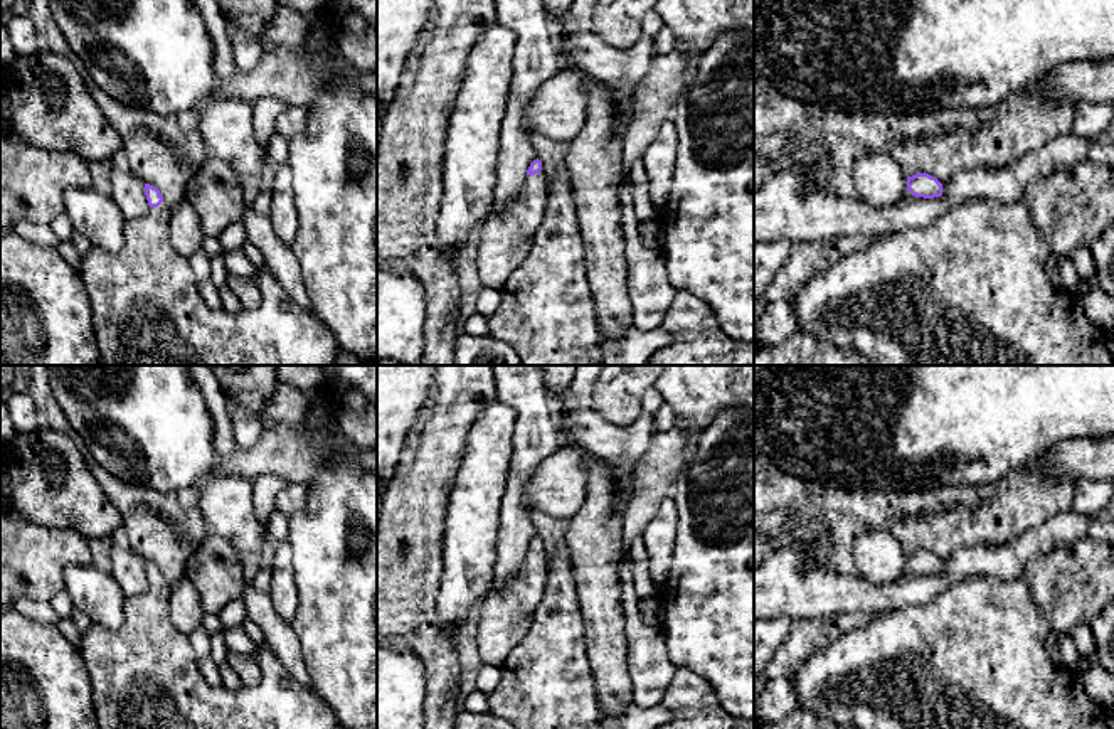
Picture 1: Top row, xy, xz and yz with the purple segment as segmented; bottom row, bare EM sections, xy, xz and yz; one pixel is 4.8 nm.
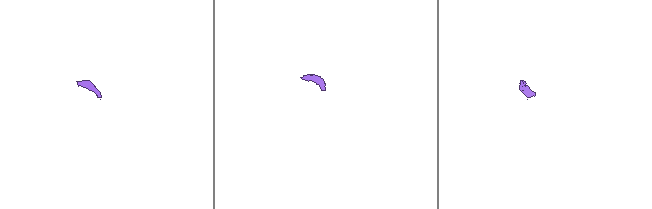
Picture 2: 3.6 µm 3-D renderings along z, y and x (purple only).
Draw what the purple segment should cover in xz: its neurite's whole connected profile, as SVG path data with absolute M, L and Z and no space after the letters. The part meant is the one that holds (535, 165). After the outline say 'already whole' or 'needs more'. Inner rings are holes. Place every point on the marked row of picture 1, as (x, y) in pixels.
M537 158L530 163L517 197L503 209L491 210L481 222L476 264L483 288L500 290L523 263L545 216L549 182Z; needs more

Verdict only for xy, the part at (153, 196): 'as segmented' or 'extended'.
extended

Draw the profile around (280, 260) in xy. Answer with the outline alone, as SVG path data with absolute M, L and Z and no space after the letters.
M251 207L244 214L242 224L247 232L247 241L263 253L266 269L296 303L308 306L310 298L300 263L291 246L283 242L274 232L269 216L261 216Z

